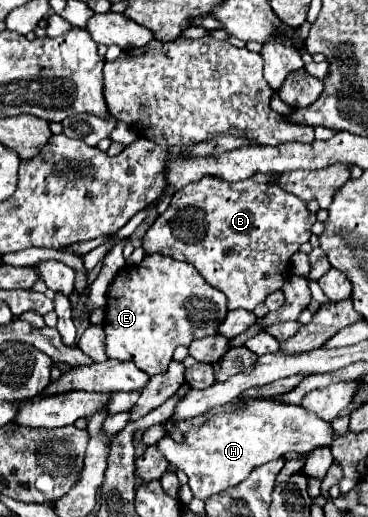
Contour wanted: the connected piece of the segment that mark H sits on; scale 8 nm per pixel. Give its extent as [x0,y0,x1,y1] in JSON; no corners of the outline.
[156,400,332,500]

